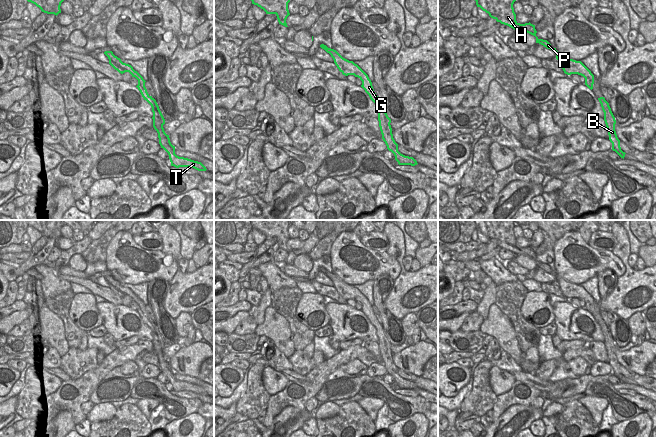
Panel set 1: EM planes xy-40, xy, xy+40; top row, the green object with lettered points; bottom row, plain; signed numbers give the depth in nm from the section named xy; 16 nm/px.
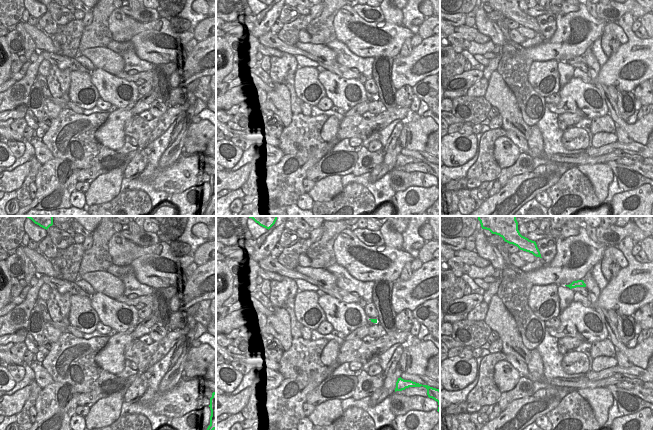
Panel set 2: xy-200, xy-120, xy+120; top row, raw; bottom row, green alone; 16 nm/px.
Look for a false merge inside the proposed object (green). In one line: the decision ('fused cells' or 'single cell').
single cell

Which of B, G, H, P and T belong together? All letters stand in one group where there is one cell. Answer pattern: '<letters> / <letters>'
B G H P T

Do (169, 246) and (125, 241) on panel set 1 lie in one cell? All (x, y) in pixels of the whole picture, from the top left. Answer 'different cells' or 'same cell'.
different cells

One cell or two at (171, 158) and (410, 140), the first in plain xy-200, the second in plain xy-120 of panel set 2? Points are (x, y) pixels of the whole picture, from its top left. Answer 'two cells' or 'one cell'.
two cells

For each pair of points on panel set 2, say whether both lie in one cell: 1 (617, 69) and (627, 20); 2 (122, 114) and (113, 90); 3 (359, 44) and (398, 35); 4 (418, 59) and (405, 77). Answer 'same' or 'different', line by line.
1: same
2: different
3: same
4: same

